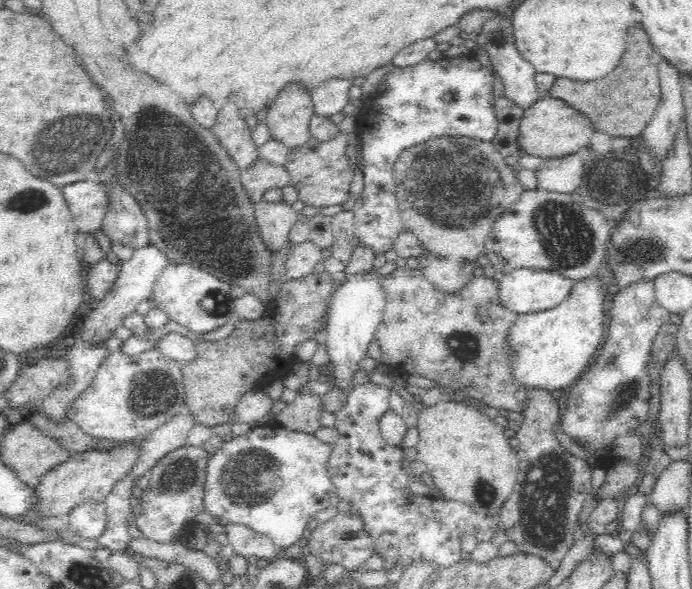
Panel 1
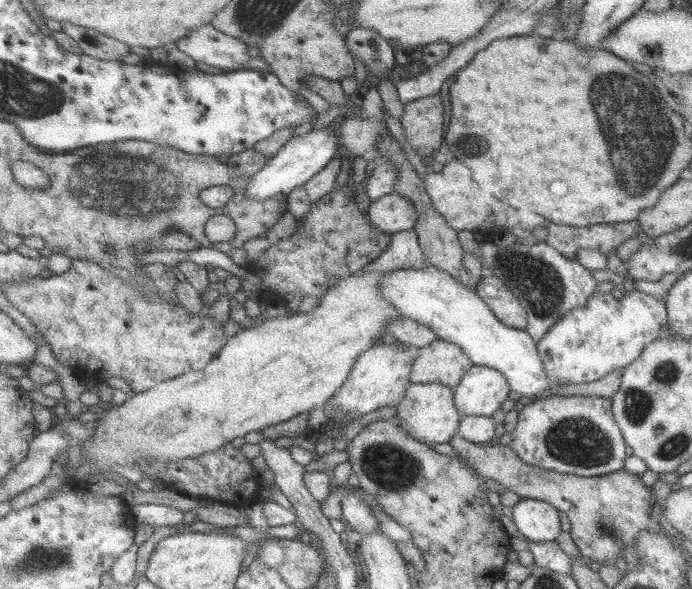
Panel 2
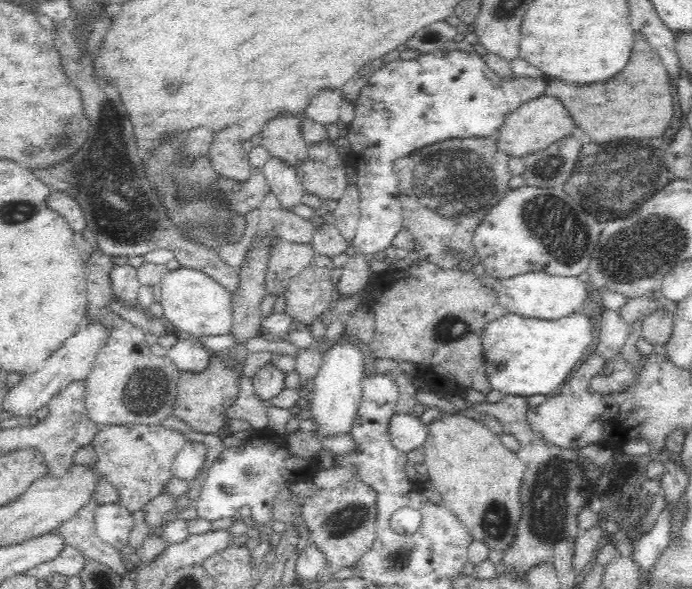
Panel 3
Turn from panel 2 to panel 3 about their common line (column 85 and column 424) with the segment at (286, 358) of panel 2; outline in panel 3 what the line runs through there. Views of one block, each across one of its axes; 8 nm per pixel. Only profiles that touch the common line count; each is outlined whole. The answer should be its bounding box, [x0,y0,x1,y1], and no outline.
[424,412,526,552]

